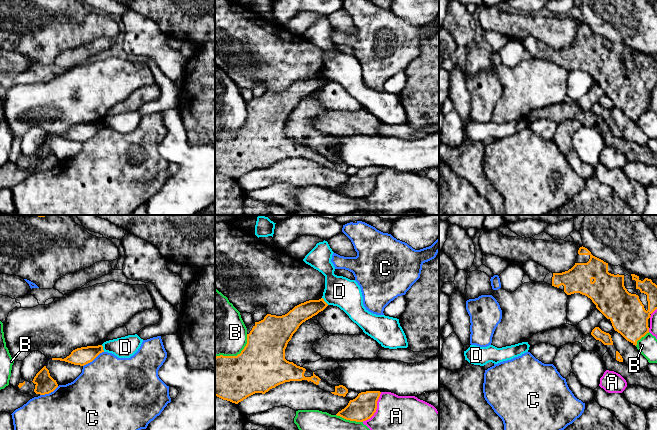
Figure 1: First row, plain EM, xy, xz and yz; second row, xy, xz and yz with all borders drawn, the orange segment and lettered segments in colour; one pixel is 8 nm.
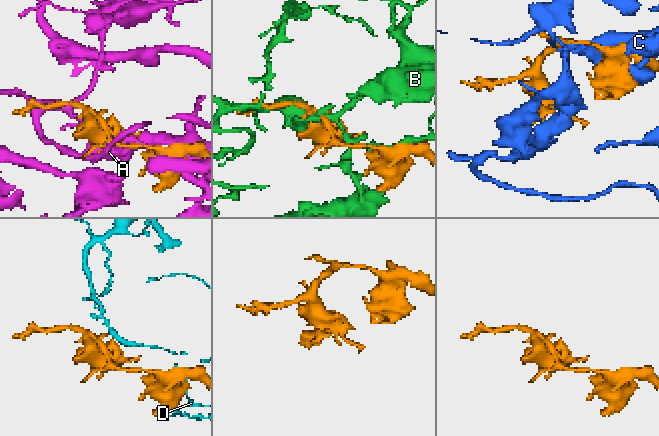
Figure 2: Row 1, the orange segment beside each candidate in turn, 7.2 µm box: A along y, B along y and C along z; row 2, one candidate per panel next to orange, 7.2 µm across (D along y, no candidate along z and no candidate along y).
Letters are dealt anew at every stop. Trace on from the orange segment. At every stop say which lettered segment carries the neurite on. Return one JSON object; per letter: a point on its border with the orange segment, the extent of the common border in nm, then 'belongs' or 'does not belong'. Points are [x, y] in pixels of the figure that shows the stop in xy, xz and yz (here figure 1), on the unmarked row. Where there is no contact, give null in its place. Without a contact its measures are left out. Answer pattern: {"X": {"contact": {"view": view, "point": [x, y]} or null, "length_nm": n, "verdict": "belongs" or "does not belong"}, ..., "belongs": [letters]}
{"A": {"contact": {"view": "xz", "point": [376, 184]}, "length_nm": 280, "verdict": "does not belong"}, "B": {"contact": {"view": "xz", "point": [237, 131]}, "length_nm": 320, "verdict": "does not belong"}, "C": {"contact": {"view": "xy", "point": [93, 135]}, "length_nm": 200, "verdict": "does not belong"}, "D": {"contact": {"view": "xz", "point": [324, 77]}, "length_nm": 80, "verdict": "does not belong"}, "belongs": []}

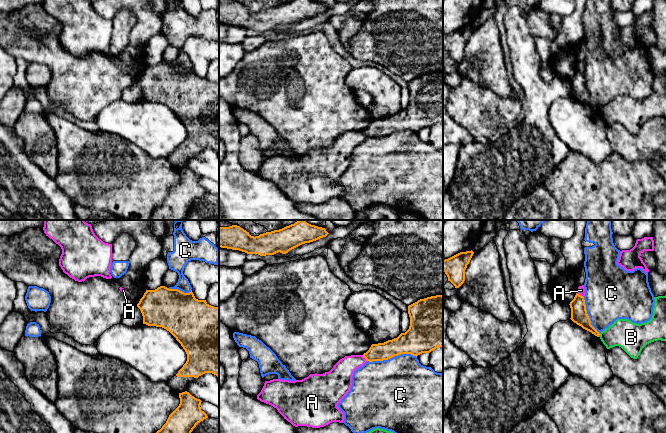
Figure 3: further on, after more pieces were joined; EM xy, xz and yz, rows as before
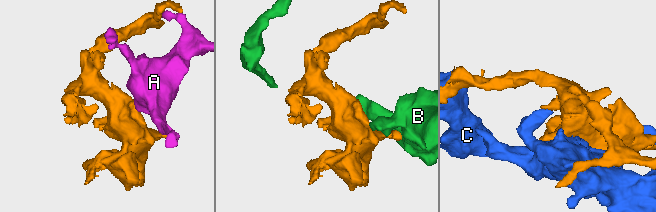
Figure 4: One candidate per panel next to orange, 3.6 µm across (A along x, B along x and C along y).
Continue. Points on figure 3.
{"A": {"contact": {"view": "yz", "point": [580, 71]}, "length_nm": 70, "verdict": "does not belong"}, "B": {"contact": {"view": "yz", "point": [599, 110]}, "length_nm": 40, "verdict": "does not belong"}, "C": {"contact": {"view": "xz", "point": [391, 133]}, "length_nm": 400, "verdict": "does not belong"}, "belongs": []}

